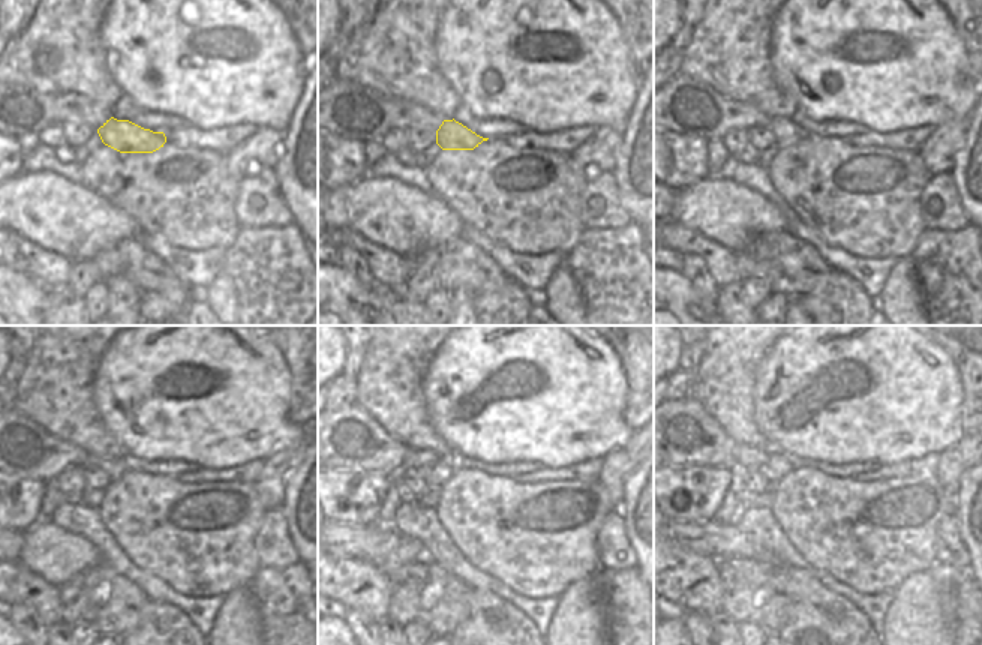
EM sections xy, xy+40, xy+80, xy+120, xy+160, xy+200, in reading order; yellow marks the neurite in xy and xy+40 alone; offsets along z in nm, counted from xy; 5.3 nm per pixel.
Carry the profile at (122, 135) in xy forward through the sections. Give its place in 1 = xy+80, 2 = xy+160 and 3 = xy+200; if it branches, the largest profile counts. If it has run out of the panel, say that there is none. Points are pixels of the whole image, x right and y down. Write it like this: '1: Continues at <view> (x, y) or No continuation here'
1: Continues at xy+80 (786, 132)
2: Continues at xy+160 (416, 458)
3: Continues at xy+200 (744, 456)

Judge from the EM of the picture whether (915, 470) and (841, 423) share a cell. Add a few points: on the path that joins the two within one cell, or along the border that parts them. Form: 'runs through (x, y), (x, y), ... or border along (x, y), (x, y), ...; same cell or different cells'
border along (937, 453), (880, 467); different cells

